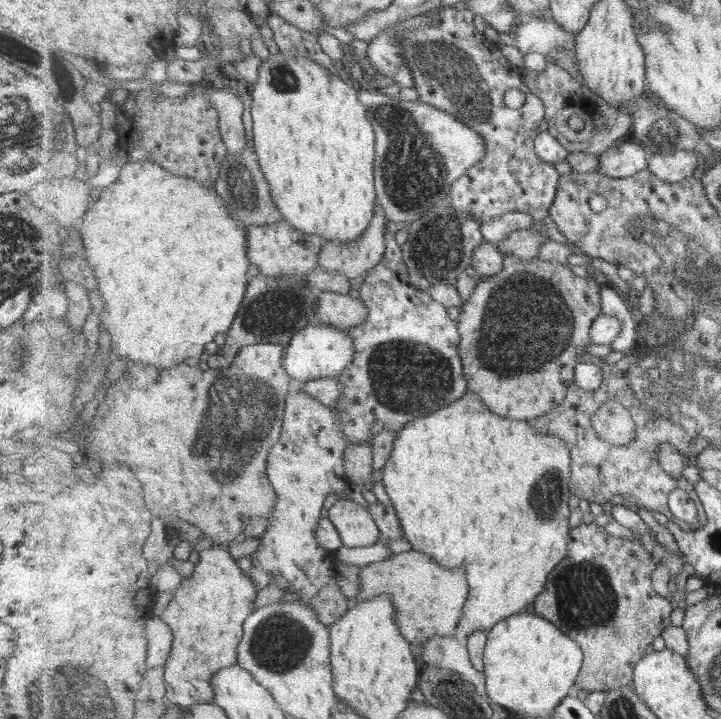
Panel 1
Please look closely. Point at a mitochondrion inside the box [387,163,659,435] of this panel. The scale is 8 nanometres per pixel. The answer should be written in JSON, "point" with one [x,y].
{"point":[528,324]}

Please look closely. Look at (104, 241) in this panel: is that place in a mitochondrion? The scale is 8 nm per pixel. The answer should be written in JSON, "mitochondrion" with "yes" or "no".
{"mitochondrion":"no"}

